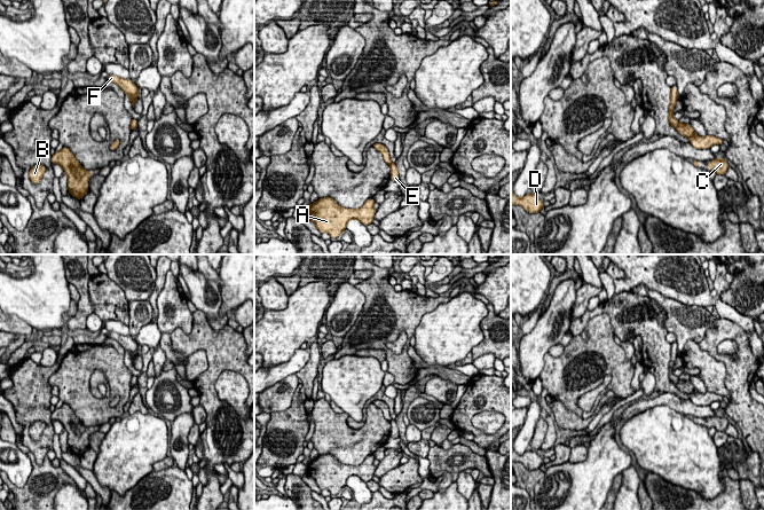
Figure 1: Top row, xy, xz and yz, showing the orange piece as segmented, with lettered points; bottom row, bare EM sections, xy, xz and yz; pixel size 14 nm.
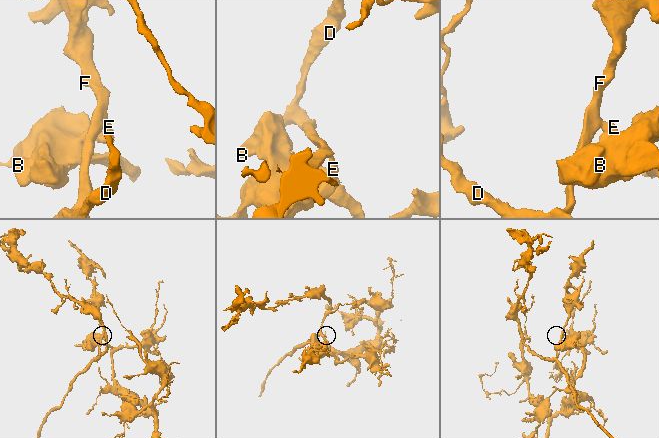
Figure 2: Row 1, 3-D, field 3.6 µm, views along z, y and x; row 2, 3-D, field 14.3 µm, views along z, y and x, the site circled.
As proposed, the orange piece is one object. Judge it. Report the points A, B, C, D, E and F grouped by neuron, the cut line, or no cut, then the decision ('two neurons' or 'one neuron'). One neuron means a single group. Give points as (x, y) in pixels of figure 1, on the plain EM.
groups A B C E / D F; cut yz (679, 379), (676, 384); two neurons

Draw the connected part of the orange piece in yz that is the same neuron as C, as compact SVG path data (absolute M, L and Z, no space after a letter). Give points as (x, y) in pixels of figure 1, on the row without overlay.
M719 414L717 416L710 417L707 423L711 426L715 427L716 431L723 431L725 432L727 425L730 424L726 416Z

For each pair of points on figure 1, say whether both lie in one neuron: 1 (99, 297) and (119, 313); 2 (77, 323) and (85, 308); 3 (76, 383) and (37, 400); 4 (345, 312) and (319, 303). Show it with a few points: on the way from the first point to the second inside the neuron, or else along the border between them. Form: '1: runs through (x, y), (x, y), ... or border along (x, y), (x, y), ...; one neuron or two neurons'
1: runs through (103, 297), (115, 308); one neuron
2: runs through (79, 320), (83, 312); one neuron
3: border along (60, 365), (48, 379), (52, 386); two neurons
4: border along (332, 296), (325, 310); two neurons

